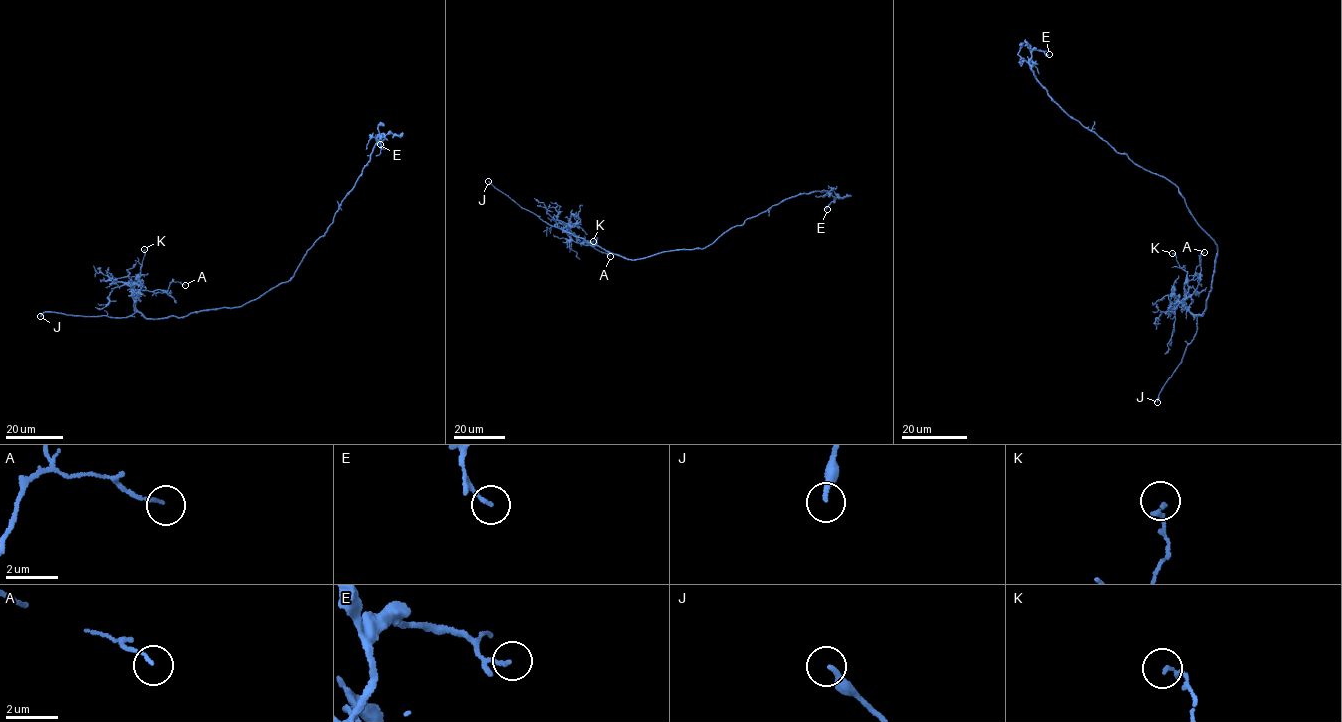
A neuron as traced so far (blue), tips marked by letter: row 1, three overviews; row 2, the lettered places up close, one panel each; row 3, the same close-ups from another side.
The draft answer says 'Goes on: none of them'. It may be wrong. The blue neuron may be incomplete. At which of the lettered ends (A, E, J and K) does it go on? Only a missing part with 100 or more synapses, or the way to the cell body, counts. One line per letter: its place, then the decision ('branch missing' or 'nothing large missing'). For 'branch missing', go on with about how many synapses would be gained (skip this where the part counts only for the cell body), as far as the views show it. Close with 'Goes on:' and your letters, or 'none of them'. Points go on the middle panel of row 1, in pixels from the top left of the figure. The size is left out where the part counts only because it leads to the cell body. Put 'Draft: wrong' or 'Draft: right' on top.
Draft: wrong
A: (610, 256) | nothing large missing
E: (827, 209) | nothing large missing
J: (488, 181) | branch missing
K: (593, 241) | nothing large missing
Goes on: J

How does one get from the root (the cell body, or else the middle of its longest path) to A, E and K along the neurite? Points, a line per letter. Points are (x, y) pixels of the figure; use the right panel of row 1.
A: (1195, 219), (1218, 254), (1207, 306), (1202, 315), (1194, 314), (1188, 307), (1204, 252)
E: (1195, 219), (1174, 184), (1118, 153), (1048, 95), (1028, 64), (1032, 50), (1049, 54)
K: (1195, 219), (1218, 248), (1211, 289), (1202, 315), (1194, 314), (1186, 305), (1184, 298), (1187, 272), (1172, 253)

